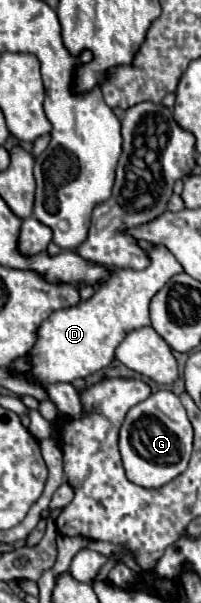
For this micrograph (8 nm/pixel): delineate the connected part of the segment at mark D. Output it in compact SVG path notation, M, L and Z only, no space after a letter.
M153 244L145 252L149 258L149 266L145 270L115 268L107 282L89 300L81 300L71 308L55 310L43 326L39 326L39 342L35 342L29 350L33 378L45 384L87 378L113 360L115 348L127 332L149 326L149 304L153 296L167 284L169 278L181 274L183 266L163 244Z

